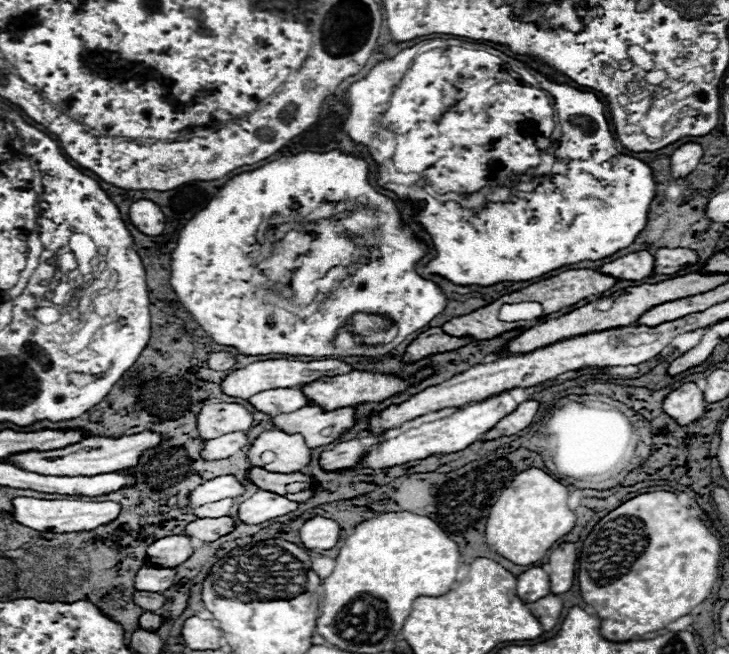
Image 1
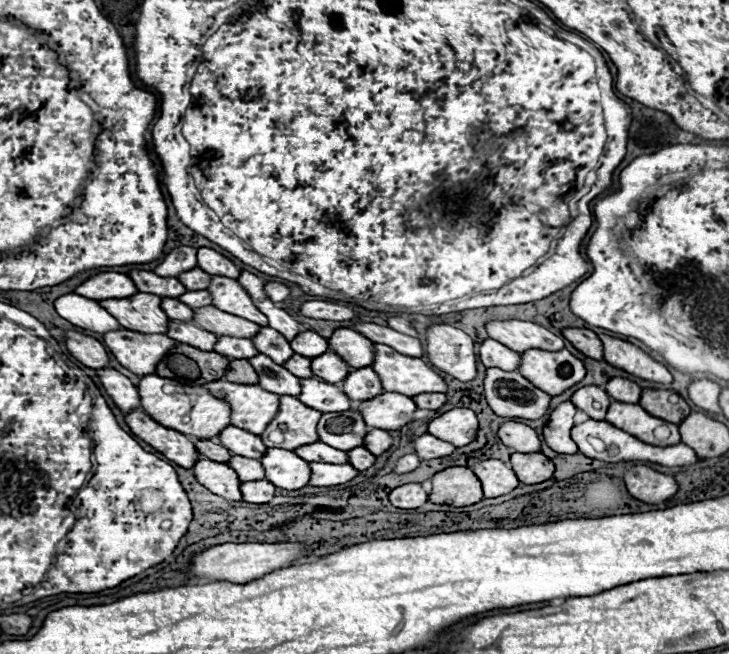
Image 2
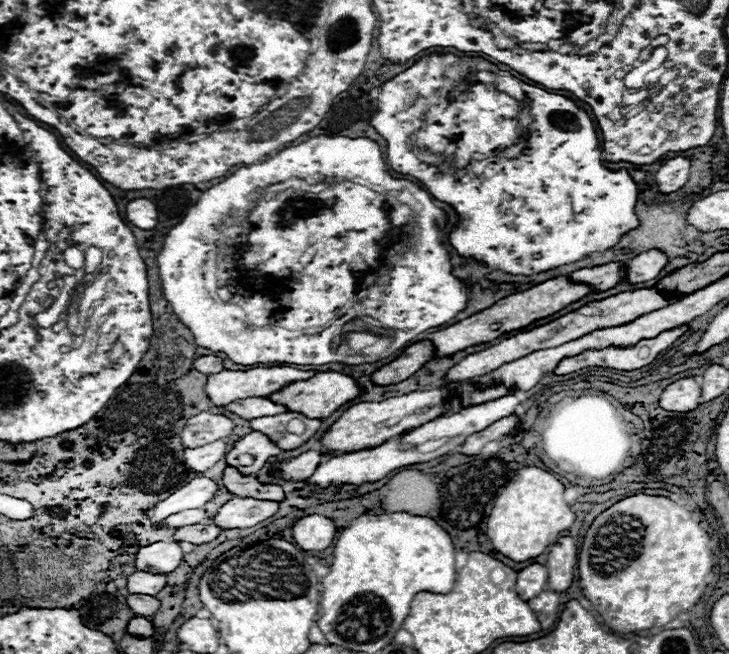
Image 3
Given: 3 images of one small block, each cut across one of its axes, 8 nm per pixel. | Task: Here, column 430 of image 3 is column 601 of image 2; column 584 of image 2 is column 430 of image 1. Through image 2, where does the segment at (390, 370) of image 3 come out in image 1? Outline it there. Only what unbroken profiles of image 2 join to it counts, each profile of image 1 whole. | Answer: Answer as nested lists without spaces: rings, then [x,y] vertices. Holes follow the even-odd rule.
[[[430,328],[426,332],[422,332],[404,352],[402,356],[402,362],[406,364],[412,364],[412,362],[418,362],[426,356],[432,356],[432,354],[442,354],[442,352],[450,352],[450,350],[456,350],[456,348],[462,348],[470,342],[470,338],[452,338],[448,334],[444,334],[440,328]]]

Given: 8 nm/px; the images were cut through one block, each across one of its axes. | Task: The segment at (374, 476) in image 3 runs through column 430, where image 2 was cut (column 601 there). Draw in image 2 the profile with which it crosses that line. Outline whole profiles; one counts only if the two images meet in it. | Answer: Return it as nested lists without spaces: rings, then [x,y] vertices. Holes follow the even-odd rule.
[[[586,420],[582,424],[576,424],[572,428],[572,440],[578,444],[578,452],[588,456],[588,458],[596,458],[596,460],[604,460],[604,462],[620,462],[620,460],[644,460],[644,462],[654,462],[654,464],[662,464],[662,466],[686,466],[686,464],[694,464],[698,460],[696,452],[686,446],[686,444],[672,444],[672,446],[652,446],[646,444],[642,440],[638,440],[636,436],[614,428],[612,424],[604,422],[604,420]]]

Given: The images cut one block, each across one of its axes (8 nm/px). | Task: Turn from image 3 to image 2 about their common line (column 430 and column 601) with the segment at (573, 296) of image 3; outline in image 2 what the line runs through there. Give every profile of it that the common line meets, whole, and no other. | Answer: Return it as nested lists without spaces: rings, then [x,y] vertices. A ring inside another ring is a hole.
[[[600,334],[600,340],[604,344],[604,360],[608,364],[622,368],[644,380],[652,380],[652,382],[660,382],[660,384],[672,382],[672,374],[668,372],[668,368],[662,366],[660,362],[652,360],[638,346],[618,340],[618,338],[612,338],[612,336],[606,336],[606,334]]]

